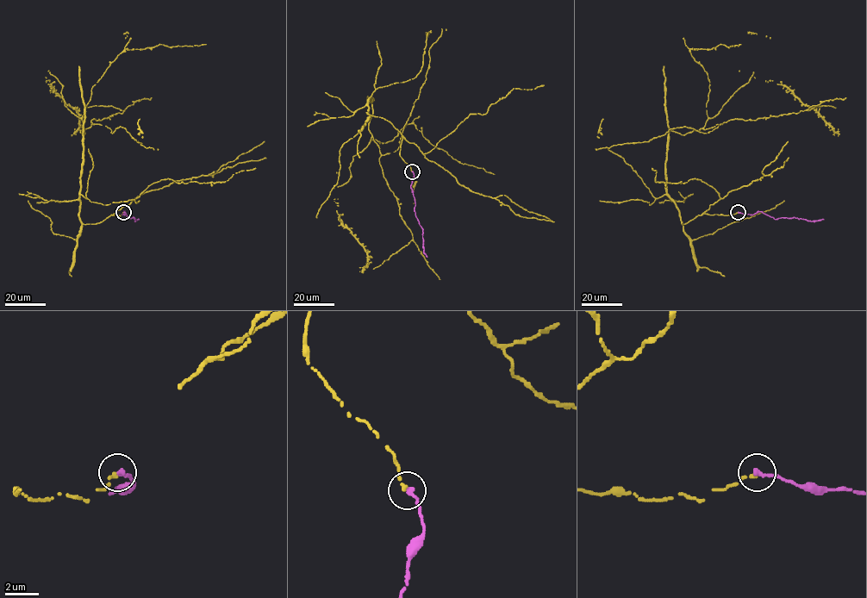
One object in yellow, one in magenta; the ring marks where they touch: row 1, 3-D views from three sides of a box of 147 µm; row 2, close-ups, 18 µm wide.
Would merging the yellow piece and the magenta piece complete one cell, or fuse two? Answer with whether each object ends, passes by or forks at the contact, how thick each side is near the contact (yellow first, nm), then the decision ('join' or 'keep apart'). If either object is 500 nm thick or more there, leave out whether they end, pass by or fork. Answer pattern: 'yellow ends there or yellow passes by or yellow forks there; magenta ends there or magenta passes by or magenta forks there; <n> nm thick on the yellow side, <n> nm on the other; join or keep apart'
yellow ends there; magenta ends there; 240 nm thick on the yellow side, 280 nm on the other; join

